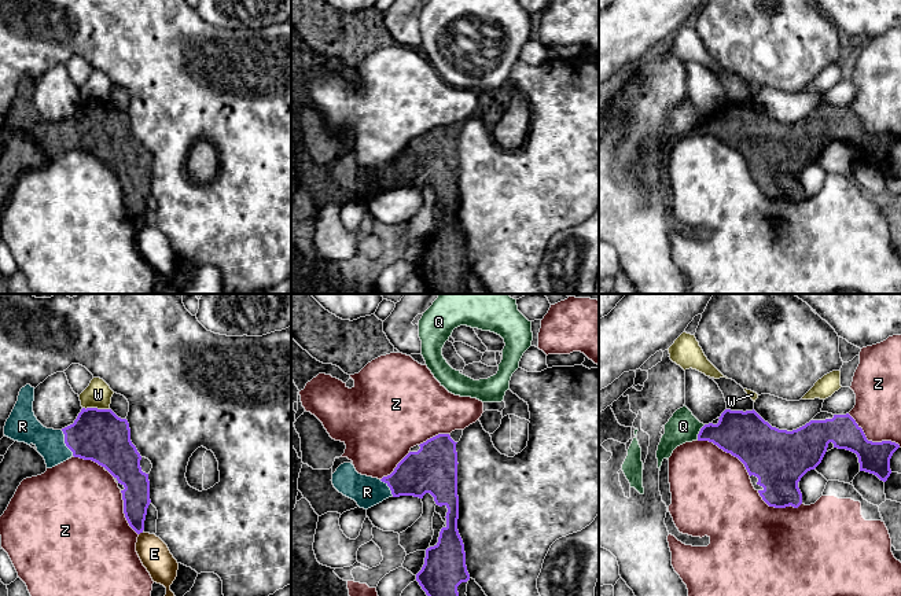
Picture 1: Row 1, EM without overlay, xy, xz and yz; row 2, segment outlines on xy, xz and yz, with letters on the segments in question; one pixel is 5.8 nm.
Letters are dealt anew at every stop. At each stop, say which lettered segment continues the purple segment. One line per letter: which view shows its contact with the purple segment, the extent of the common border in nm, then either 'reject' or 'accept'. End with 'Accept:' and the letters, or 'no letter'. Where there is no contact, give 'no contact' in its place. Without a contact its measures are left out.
E: contact in xy; length 40 nm; reject
Q: contact in yz; length 100 nm; reject
R: contact in xy; length 170 nm; accept
W: contact in xy; length 160 nm; reject
Z: contact in yz; length 360 nm; reject
Accept: R

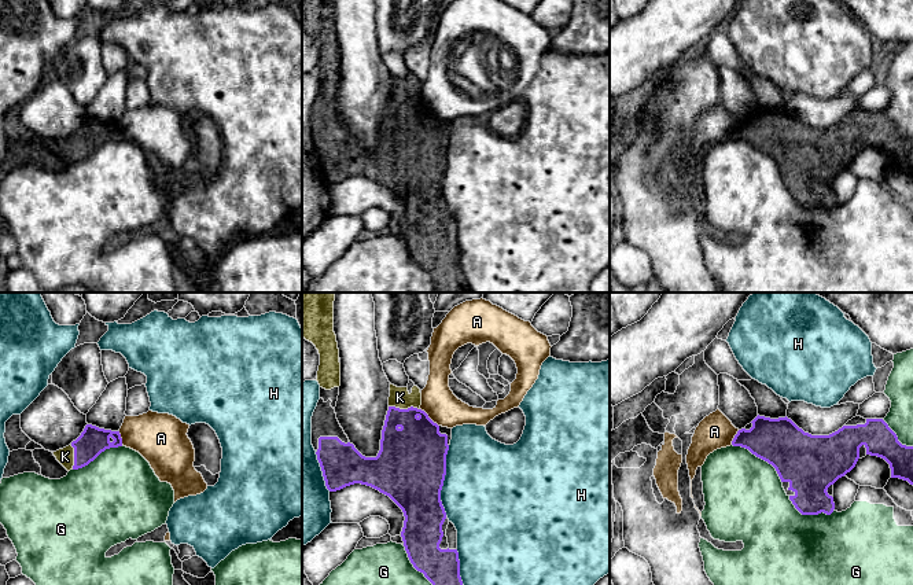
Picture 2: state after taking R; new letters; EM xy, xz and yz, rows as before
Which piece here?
A: contact in xz; length 160 nm; reject
G: contact in xz; length 380 nm; reject
H: contact in xz; length 420 nm; reject
K: contact in xz; length 190 nm; accept
Accept: K

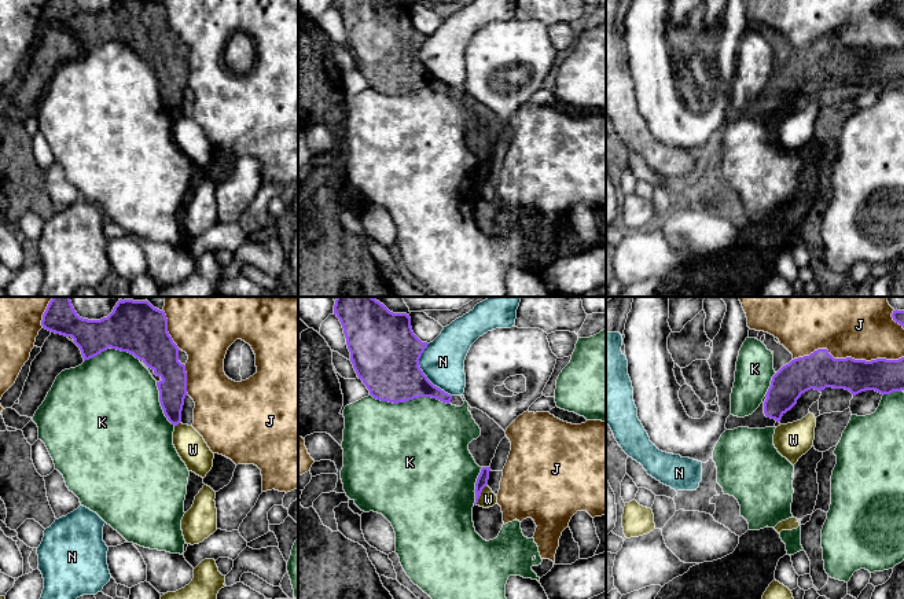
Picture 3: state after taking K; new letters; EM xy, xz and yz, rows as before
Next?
J: contact in yz; length 650 nm; reject
K: contact in xz; length 460 nm; reject
N: contact in xz; length 340 nm; reject
W: contact in xz; length 140 nm; reject
Accept: no letter

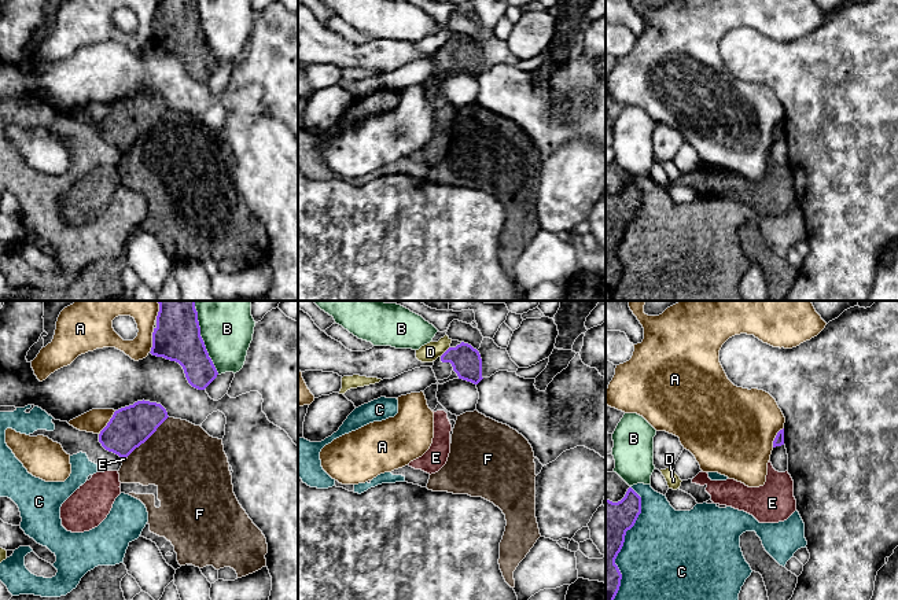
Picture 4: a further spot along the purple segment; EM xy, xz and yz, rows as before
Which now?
A: contact in xy; length 150 nm; reject
B: contact in xy; length 400 nm; reject
C: contact in yz; length 700 nm; reject
D: contact in xz; length 90 nm; reject
E: contact in xy; length 30 nm; accept
F: contact in xy; length 340 nm; reject
Accept: E

